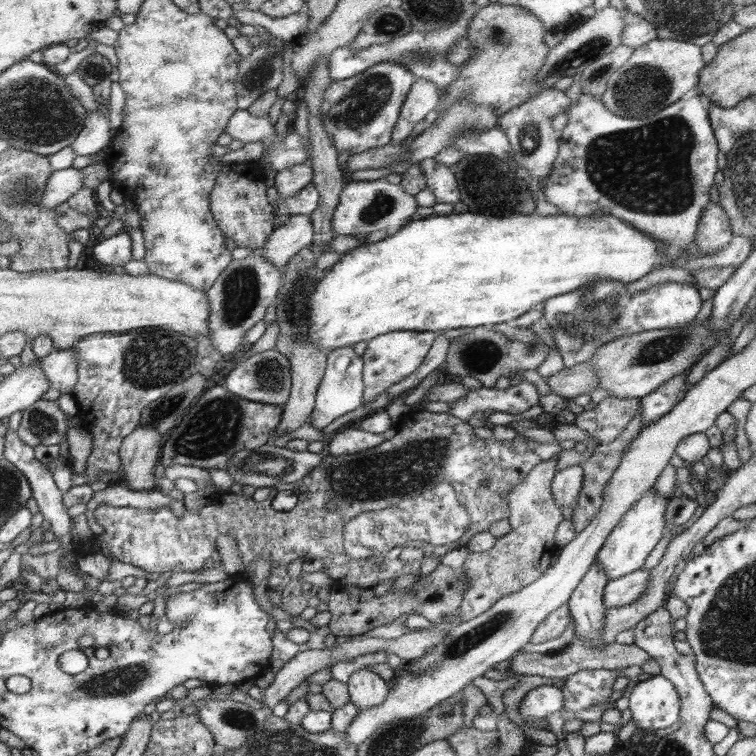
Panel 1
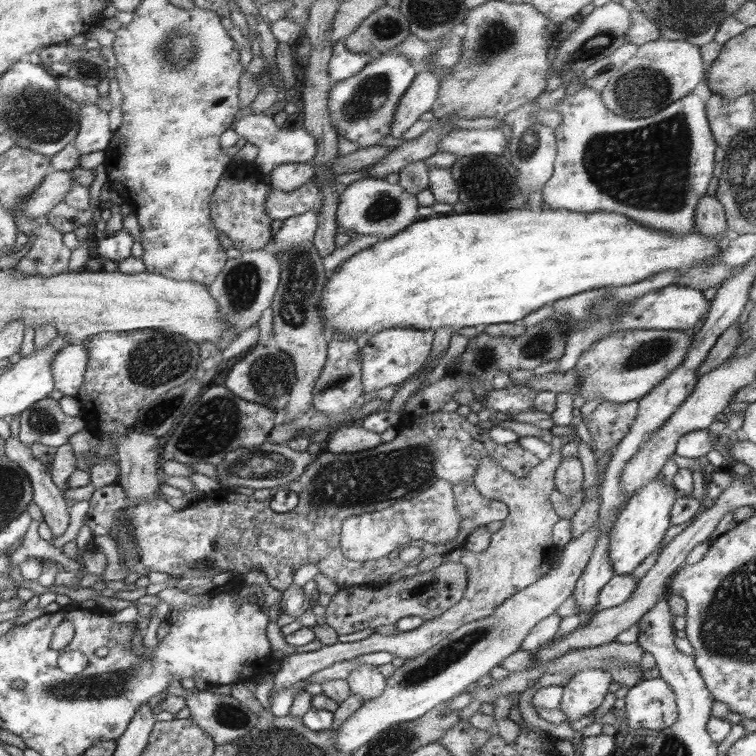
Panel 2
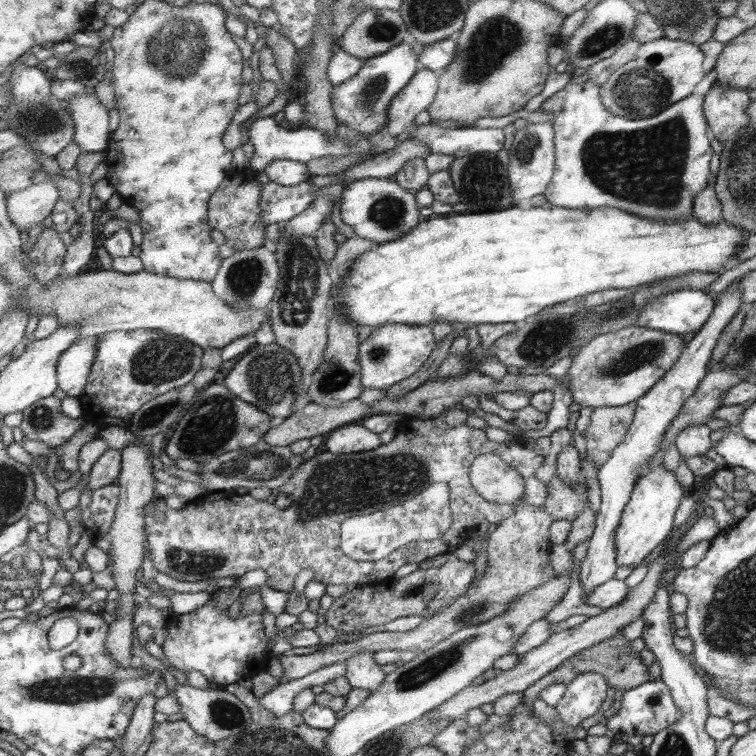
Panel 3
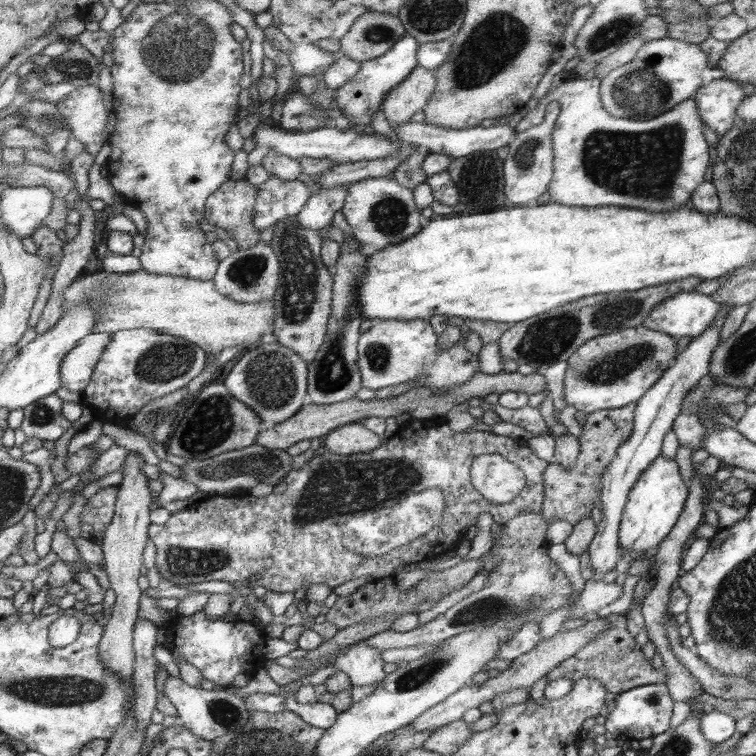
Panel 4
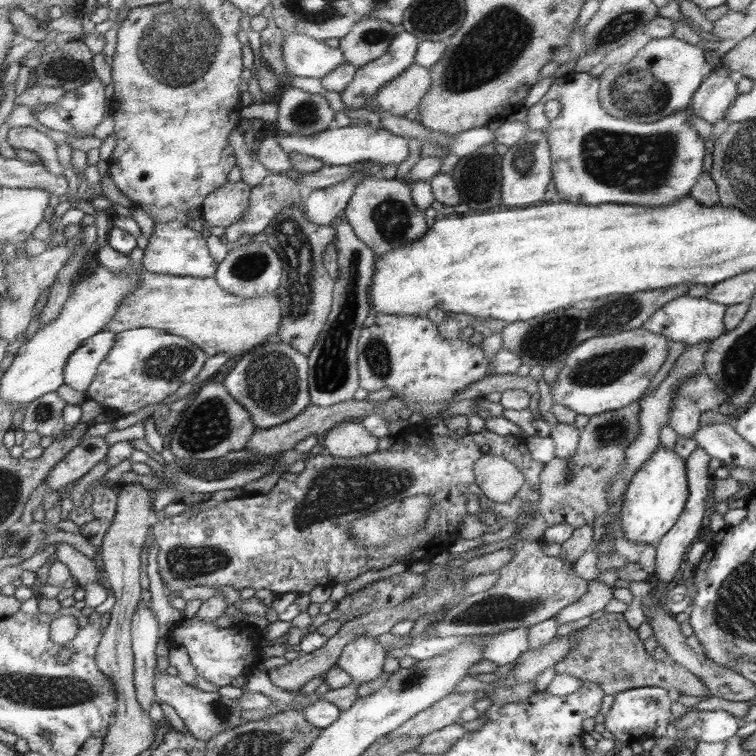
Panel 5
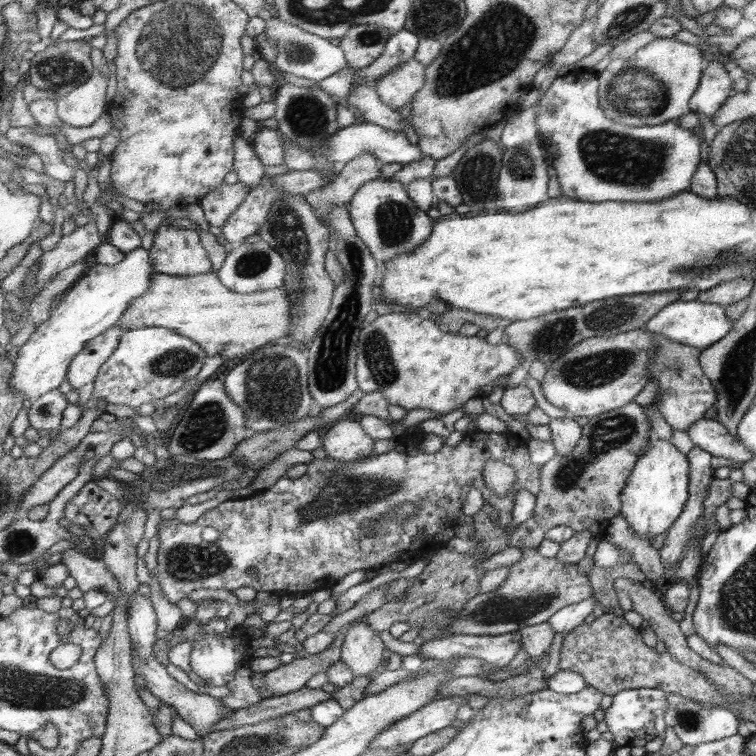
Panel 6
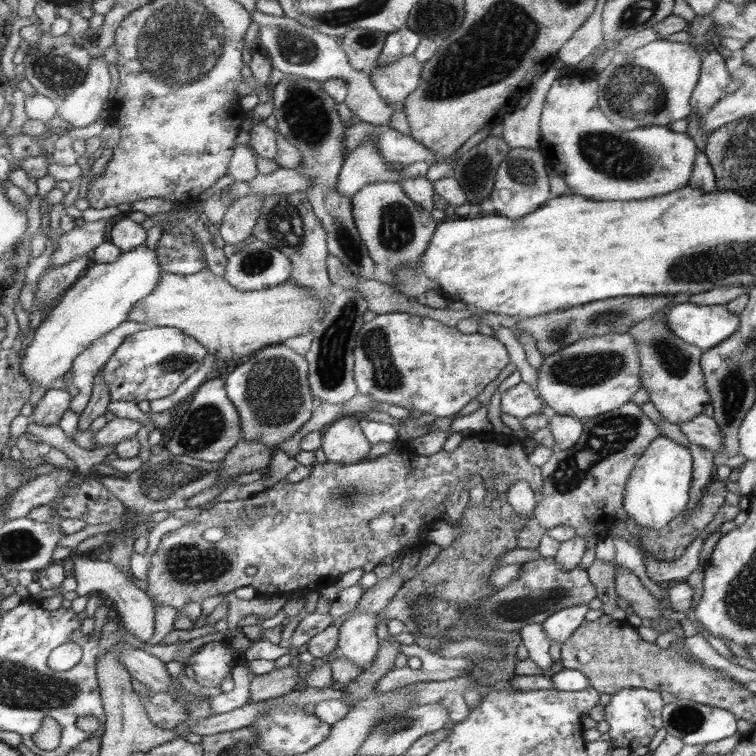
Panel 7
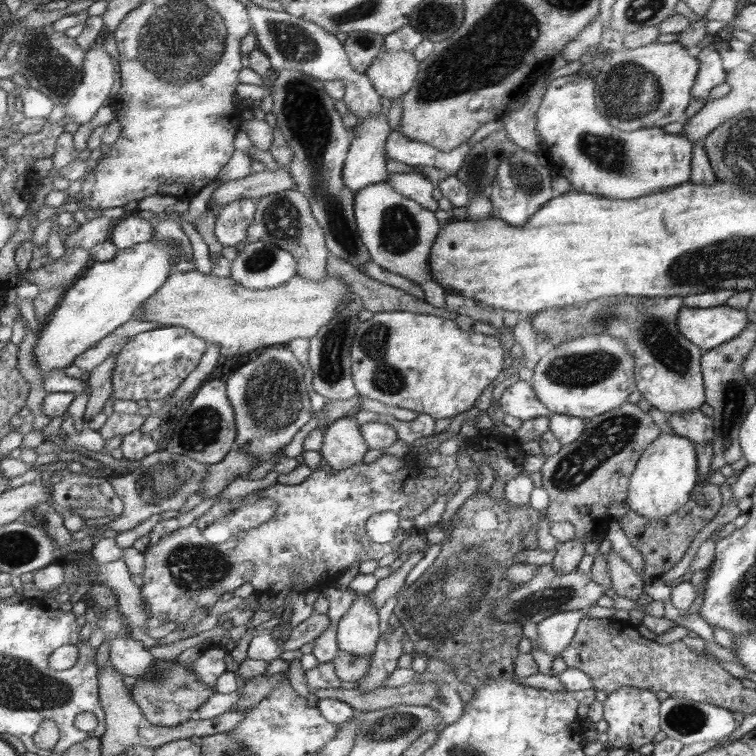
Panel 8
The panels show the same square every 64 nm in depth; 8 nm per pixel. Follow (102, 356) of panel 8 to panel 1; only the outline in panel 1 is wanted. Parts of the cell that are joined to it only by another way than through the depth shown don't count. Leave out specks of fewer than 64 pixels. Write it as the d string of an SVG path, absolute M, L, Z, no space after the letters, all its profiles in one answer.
M72 347L52 351L48 356L38 359L38 365L44 369L52 389L60 393L71 394L78 382L78 355Z

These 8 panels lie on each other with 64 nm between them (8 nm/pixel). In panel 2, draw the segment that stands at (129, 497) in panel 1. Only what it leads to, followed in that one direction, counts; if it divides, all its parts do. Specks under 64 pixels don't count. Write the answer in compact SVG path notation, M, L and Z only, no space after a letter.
M109 485L92 493L83 523L97 536L109 536L116 512L126 505L126 492L119 485Z

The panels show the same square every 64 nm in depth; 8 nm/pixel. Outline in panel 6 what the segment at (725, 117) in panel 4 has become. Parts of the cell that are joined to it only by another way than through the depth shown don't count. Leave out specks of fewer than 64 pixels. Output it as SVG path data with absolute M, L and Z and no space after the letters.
M711 52L711 62L706 66L705 76L702 77L700 88L693 94L689 106L694 113L706 114L710 118L726 104L732 80L722 62L718 62L716 52Z

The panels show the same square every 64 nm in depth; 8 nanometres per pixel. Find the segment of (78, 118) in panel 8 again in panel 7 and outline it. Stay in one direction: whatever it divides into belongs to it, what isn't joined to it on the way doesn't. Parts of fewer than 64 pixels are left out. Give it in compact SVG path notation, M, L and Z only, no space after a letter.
M91 58L88 73L84 77L84 82L77 86L72 94L68 94L64 101L57 106L57 114L62 118L64 123L69 122L76 128L90 126L101 118L104 111L104 102L110 96L110 88L112 88L112 78L110 78L110 64L103 58Z

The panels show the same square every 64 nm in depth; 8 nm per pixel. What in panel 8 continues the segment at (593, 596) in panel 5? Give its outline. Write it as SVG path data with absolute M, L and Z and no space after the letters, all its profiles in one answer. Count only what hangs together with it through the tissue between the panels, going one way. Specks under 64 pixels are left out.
M586 609L570 610L540 621L538 623L538 646L550 656L560 656L570 646L578 625L586 614Z

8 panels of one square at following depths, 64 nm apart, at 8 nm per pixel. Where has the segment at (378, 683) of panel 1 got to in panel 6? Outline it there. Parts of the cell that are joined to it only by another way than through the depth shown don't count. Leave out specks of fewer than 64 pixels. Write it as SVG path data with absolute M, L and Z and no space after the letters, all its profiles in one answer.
M366 621L348 623L341 648L340 661L346 663L350 672L358 676L373 674L384 660L384 644L376 631Z

